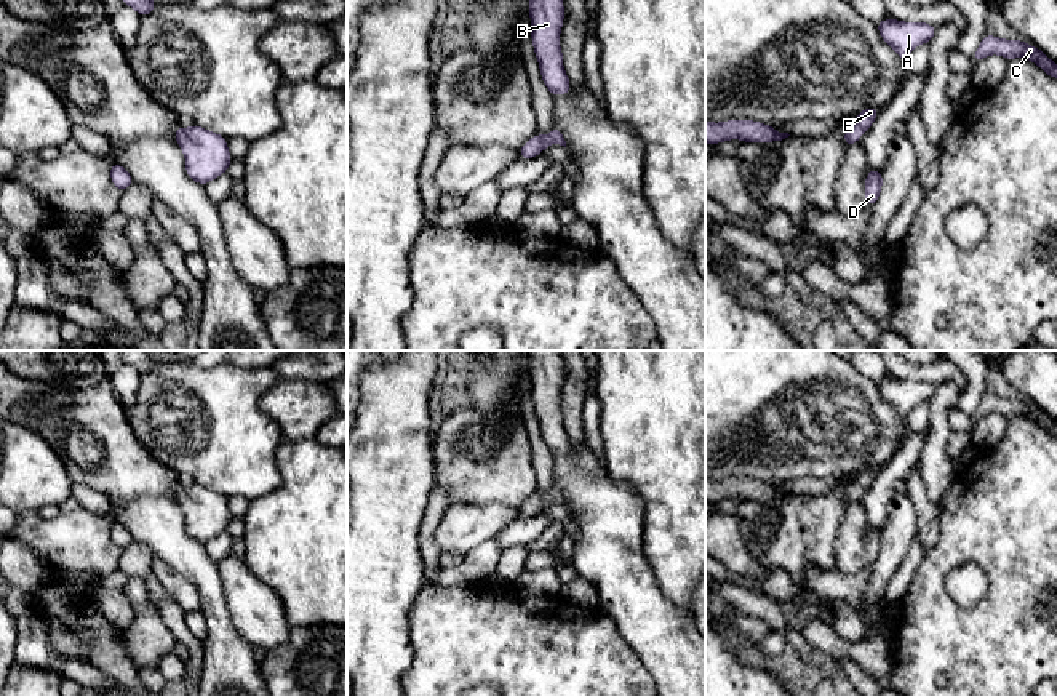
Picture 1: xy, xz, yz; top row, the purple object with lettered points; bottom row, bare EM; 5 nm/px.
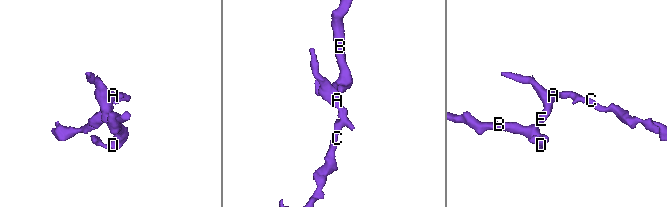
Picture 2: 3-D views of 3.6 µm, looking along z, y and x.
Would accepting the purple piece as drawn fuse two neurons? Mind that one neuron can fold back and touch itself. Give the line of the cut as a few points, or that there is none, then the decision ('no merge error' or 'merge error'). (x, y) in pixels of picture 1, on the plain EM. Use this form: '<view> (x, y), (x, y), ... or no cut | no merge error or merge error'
no cut | no merge error

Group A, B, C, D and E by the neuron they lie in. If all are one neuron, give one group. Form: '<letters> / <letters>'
A B C D E

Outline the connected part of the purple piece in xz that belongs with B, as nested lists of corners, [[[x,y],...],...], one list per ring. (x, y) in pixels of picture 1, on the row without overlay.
[[[529,350],[531,397],[542,438],[552,454],[568,453],[560,390],[564,379],[563,350]]]

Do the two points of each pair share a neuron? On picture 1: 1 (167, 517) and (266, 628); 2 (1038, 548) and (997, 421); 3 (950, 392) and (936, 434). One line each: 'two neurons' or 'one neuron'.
1: two neurons
2: two neurons
3: one neuron

